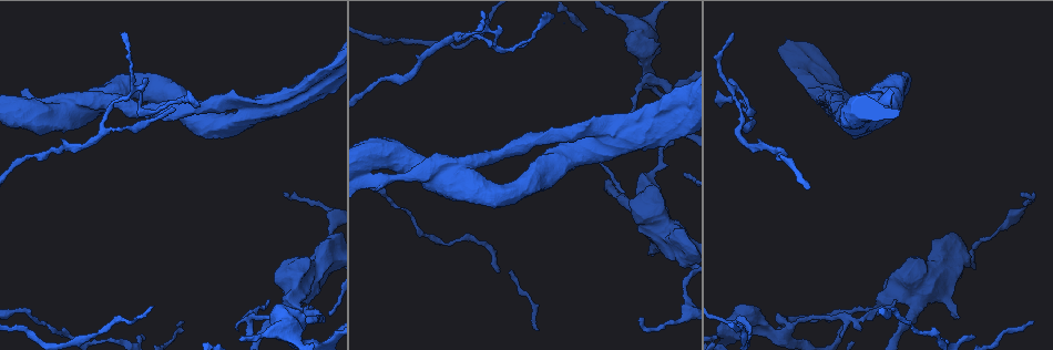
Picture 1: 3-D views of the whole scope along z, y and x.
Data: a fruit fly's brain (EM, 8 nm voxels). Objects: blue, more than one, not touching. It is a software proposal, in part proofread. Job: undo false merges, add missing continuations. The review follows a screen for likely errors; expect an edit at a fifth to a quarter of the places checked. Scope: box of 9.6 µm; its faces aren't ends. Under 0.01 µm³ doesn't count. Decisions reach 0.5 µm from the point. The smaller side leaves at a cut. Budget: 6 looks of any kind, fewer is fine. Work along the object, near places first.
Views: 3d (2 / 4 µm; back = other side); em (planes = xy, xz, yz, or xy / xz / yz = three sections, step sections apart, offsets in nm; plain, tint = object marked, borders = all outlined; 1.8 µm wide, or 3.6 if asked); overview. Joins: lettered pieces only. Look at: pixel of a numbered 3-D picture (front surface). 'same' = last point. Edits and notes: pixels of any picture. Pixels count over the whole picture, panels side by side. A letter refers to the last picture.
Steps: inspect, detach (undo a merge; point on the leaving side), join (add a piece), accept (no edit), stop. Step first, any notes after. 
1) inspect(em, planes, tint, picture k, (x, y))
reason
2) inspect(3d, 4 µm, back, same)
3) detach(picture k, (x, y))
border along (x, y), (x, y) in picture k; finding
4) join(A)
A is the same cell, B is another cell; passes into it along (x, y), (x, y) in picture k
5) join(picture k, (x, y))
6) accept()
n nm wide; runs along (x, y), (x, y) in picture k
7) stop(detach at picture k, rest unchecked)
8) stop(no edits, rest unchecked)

inspect(em, planes, borders, picture 1, (786, 326))
abrupt turn

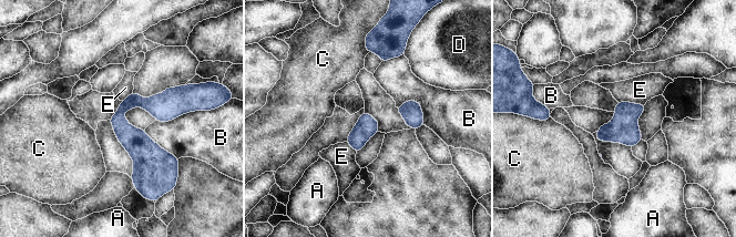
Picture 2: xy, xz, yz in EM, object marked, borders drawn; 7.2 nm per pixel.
detach(picture 2, (132, 138))
B touches over 240 nm; A, B, C, D and E are other cells; border along (122, 102), (126, 110) in picture 2; two neurons meet here

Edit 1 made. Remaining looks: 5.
inspect(overview)
redraw

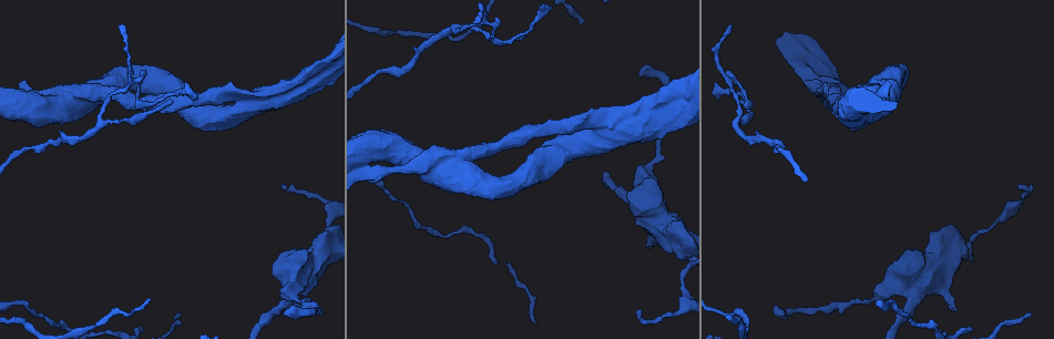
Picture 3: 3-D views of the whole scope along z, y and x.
inspect(em, planes, tint, picture 3, (955, 311))
an open end

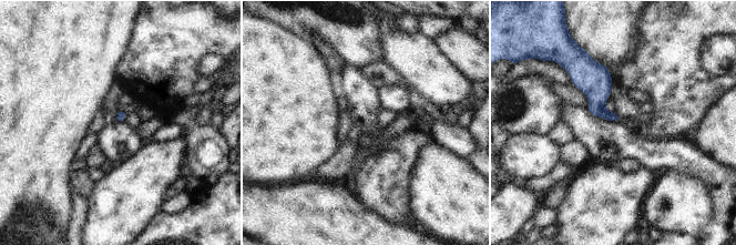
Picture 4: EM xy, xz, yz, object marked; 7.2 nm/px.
inspect(em, planes, borders, same)

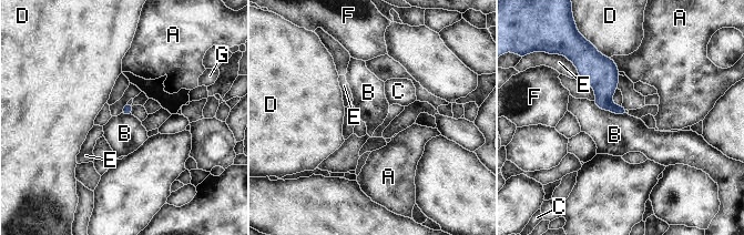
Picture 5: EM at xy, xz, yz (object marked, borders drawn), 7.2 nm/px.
accept()
B touches over 260 nm; A, B, C, D, E, F and G are other cells; border along (593, 101), (601, 109), (627, 113) in picture 5; none of them fits

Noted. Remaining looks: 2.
inspect(em, xz, step 8, tint, picture 3, (657, 149))
a narrow waist

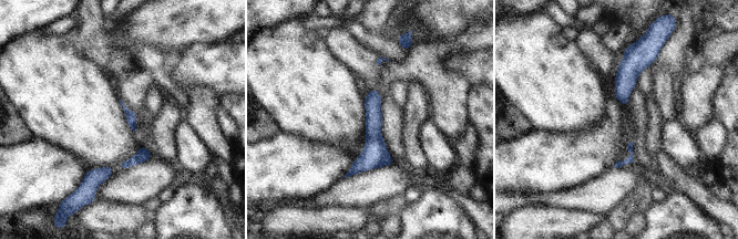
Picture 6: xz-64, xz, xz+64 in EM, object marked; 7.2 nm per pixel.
inspect(em, xz, step 8, borders, same)
see the neighbours

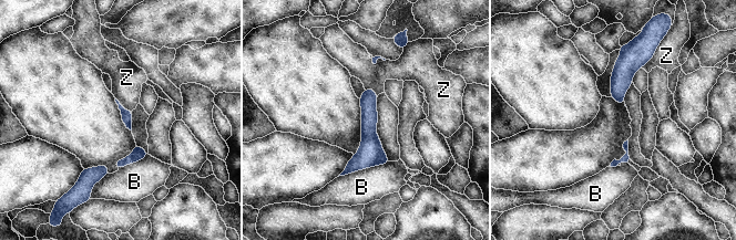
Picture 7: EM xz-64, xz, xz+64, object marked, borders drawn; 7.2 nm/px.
accept()
B touches over 400 nm; B and Z are other cells; runs along (370, 92), (368, 149), (347, 170) in picture 7; one neuron here

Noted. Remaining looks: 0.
stop(detach at picture 2, rest unchecked)

